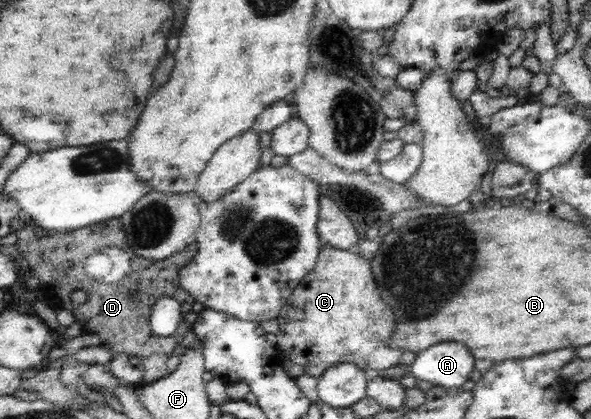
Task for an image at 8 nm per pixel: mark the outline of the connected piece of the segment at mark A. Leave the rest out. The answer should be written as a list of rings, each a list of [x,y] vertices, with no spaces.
[[[437,343],[417,355],[412,363],[412,375],[419,381],[441,386],[445,390],[462,387],[475,367],[474,356],[461,343]]]

